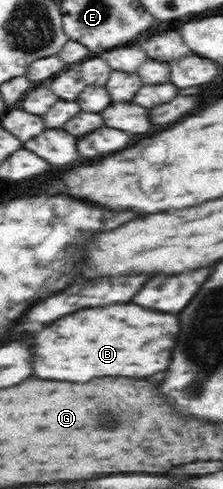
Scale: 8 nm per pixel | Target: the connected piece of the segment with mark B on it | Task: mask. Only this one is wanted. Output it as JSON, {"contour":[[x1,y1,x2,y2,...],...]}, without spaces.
{"contour":[[110,305,110,307,92,307,80,309,76,313,64,315,58,321,44,327,32,339,32,375,38,379,54,379,54,381,70,381,82,383,94,377,148,377,168,367,170,359,170,335,172,343,178,331,178,323,174,315,154,313,142,309,138,305]]}

